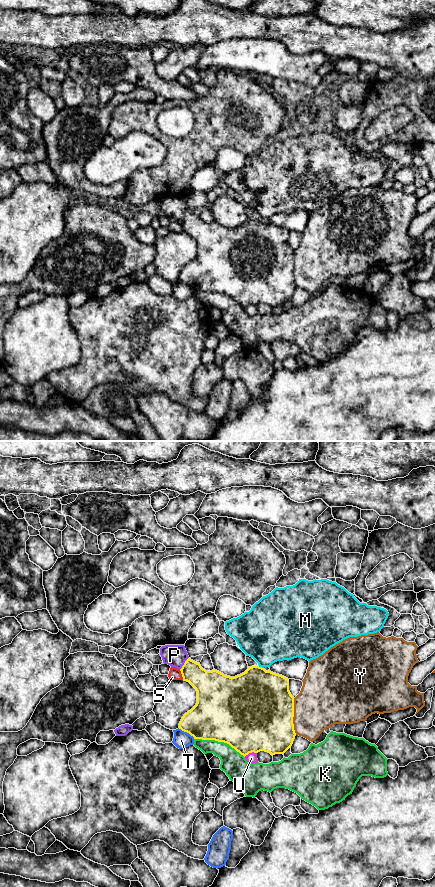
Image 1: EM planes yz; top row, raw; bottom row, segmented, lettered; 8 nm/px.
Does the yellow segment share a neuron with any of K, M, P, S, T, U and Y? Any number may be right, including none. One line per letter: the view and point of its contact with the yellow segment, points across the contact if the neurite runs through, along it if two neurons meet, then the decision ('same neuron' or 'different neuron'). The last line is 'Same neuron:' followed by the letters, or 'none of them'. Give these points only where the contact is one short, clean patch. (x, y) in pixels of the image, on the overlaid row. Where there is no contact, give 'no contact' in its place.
K: yz (219, 741) | different neuron
M: yz (261, 667) | different neuron
P: yz (184, 663) | across yz (207, 683), (201, 680), (184, 663), (174, 655) | same neuron
S: yz (181, 673) | different neuron
T: yz (186, 731) | different neuron
U: yz (250, 752) | different neuron
Y: yz (293, 716) | different neuron
Same neuron: P

